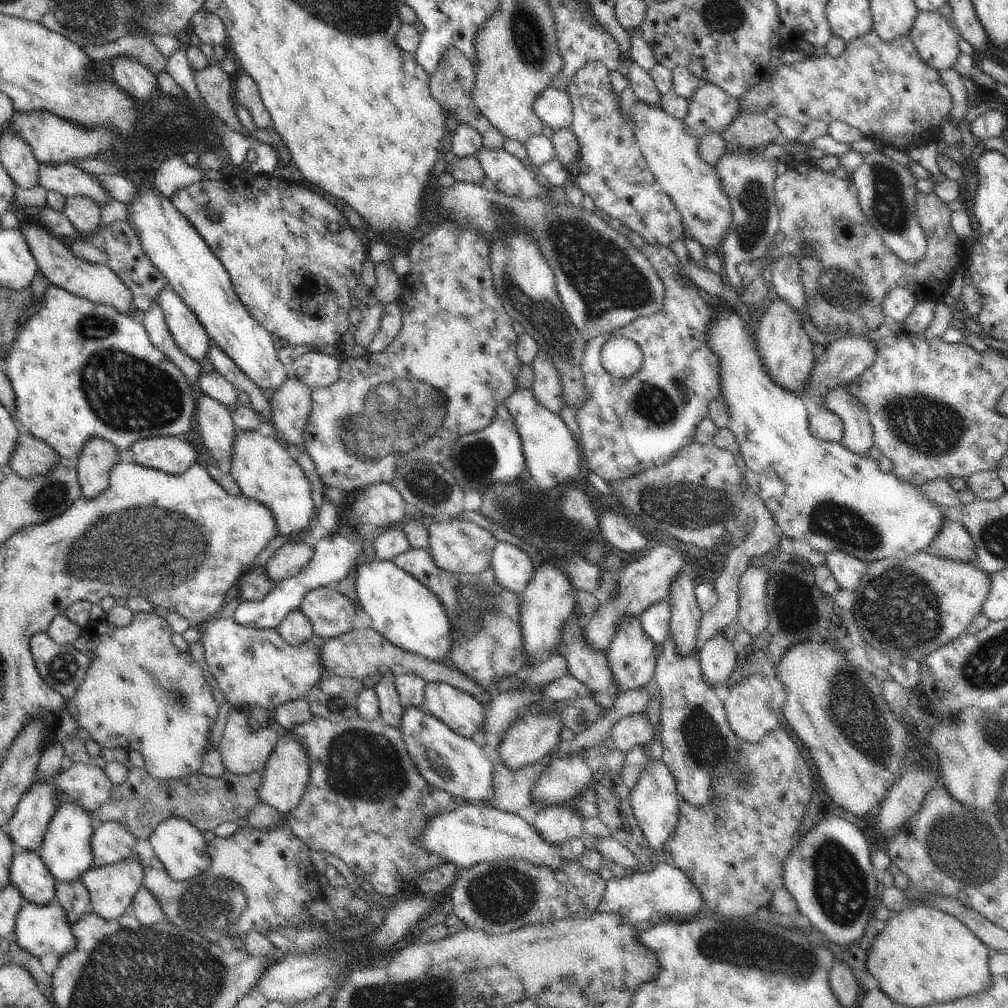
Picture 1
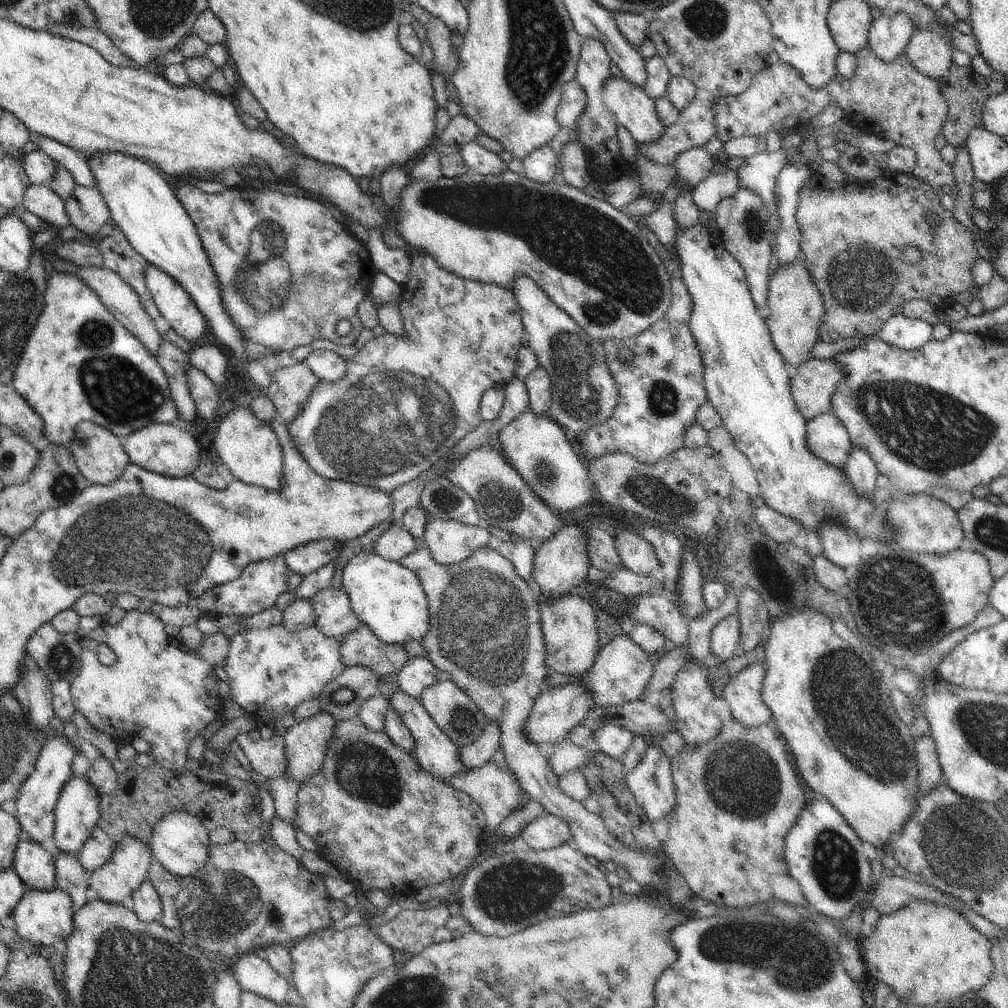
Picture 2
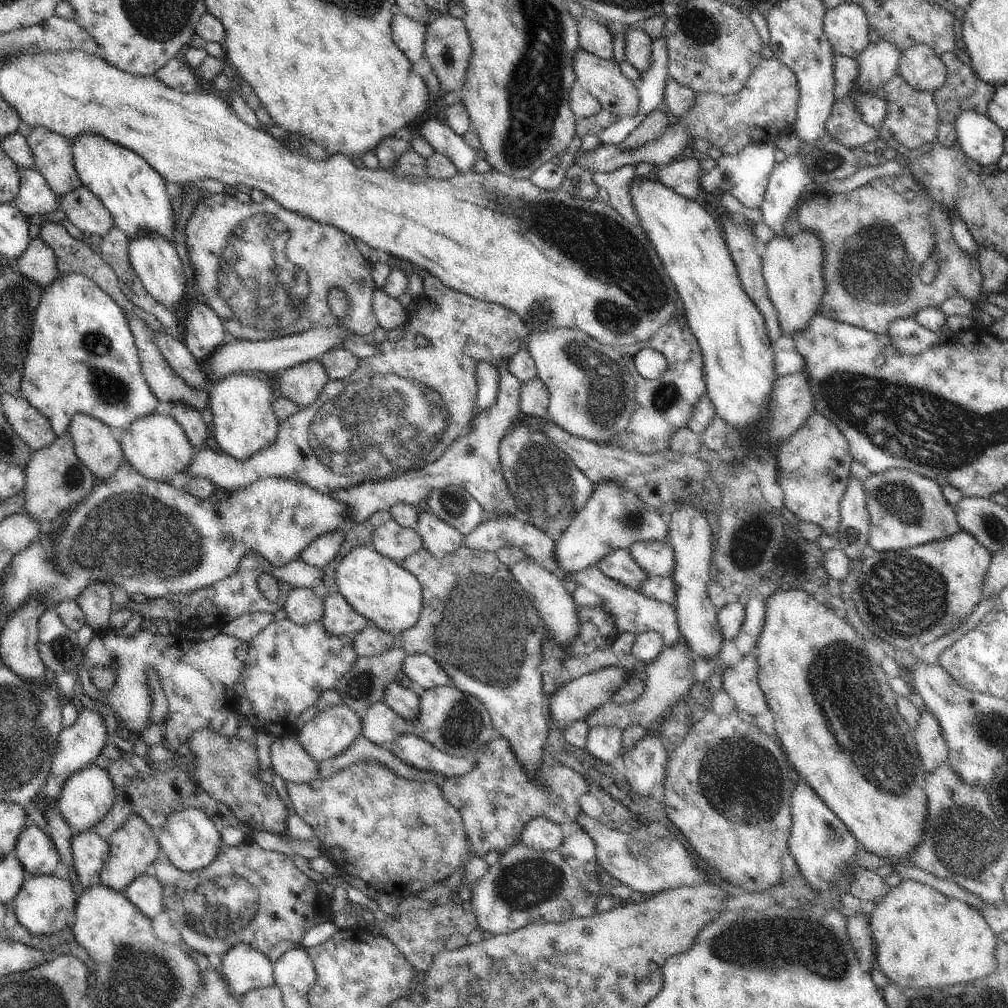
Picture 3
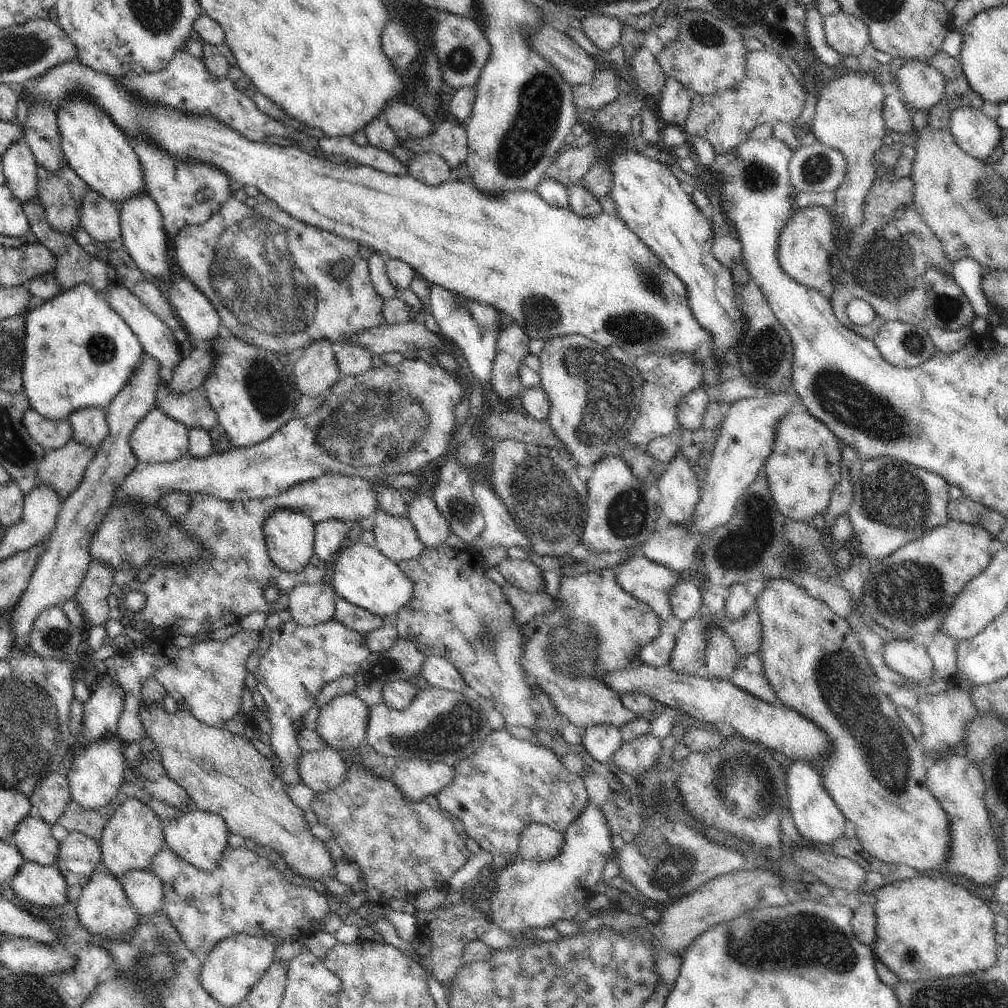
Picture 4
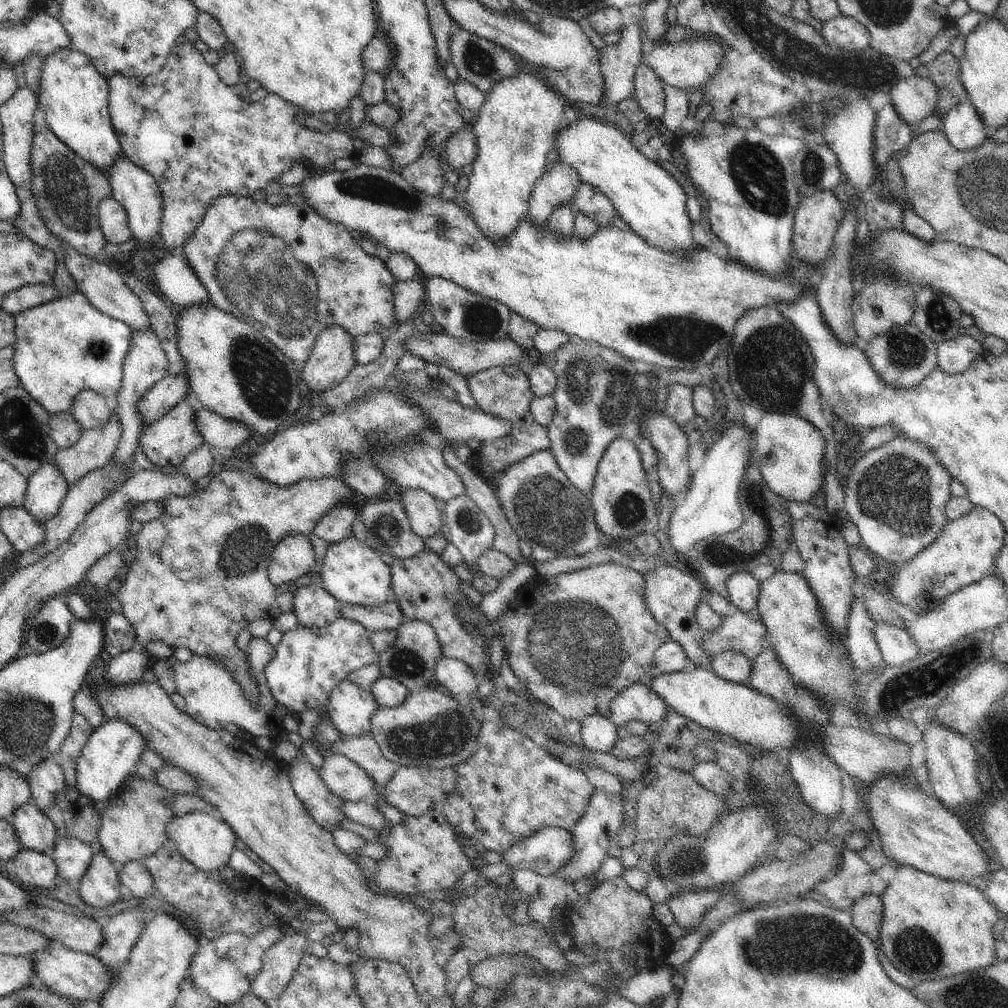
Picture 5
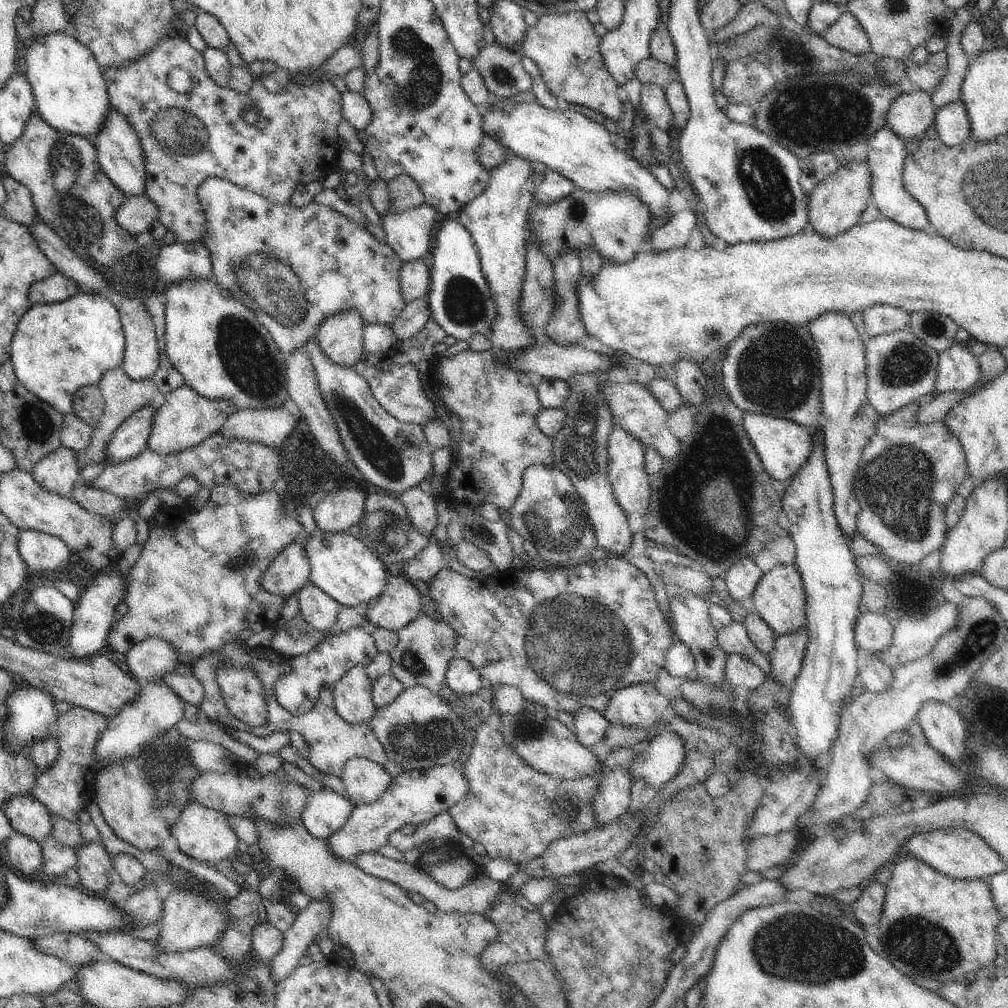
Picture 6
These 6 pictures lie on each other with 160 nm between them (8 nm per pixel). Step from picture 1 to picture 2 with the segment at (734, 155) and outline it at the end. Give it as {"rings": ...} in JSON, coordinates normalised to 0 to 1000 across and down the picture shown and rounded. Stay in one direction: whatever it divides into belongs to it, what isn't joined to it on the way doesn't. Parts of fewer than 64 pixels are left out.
{"rings":[[[733,187],[730,194],[724,194],[712,202],[709,212],[718,246],[738,268],[744,293],[753,309],[752,313],[759,317],[765,312],[762,304],[762,264],[770,237],[769,230],[764,224],[764,210],[754,192],[742,187]]]}

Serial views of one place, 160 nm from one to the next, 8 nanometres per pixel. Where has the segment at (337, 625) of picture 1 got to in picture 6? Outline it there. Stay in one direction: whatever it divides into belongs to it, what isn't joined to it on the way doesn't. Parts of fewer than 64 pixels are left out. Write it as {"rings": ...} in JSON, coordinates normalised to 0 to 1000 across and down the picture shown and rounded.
{"rings":[[[399,568],[386,570],[379,589],[364,605],[363,611],[374,622],[396,626],[407,619],[420,605],[418,589]]]}

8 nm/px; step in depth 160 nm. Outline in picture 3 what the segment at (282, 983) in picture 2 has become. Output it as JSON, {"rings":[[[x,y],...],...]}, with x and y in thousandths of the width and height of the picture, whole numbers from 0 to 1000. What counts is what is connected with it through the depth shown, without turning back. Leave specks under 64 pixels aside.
{"rings":[[[244,936],[228,939],[220,947],[215,963],[234,989],[273,976],[271,954]]]}

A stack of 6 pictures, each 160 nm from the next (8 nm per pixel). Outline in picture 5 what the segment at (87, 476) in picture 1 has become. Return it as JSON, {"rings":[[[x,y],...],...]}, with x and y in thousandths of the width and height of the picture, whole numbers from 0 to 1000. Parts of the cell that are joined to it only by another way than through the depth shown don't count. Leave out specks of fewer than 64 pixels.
{"rings":[[[93,387],[79,389],[68,409],[73,413],[81,429],[101,425],[109,419],[111,413],[111,400],[104,396],[103,393],[95,391]]]}

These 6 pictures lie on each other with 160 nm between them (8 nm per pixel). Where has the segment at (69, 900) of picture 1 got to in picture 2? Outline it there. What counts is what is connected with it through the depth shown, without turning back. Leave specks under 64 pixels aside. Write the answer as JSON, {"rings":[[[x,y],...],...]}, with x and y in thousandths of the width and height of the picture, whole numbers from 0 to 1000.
{"rings":[[[58,845],[55,859],[57,880],[71,891],[71,902],[77,905],[87,896],[85,885],[88,881],[88,868],[76,849],[65,845]]]}

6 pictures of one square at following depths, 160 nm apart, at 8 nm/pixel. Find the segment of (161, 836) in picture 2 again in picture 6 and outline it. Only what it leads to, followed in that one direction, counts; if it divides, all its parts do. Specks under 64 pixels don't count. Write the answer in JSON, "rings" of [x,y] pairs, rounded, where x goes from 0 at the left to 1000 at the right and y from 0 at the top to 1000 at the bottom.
{"rings":[[[190,795],[179,807],[170,828],[175,831],[178,843],[185,849],[194,851],[196,854],[216,856],[222,851],[227,852],[232,849],[236,843],[236,829],[228,820],[224,810],[225,808],[220,805],[206,802],[196,795]]]}

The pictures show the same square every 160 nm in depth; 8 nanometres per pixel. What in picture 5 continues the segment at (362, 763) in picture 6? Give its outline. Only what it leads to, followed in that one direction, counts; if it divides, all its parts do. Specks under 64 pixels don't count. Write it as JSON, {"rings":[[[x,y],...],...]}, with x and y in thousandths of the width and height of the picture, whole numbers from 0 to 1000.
{"rings":[[[323,750],[314,767],[323,778],[323,782],[340,794],[361,795],[365,788],[372,787],[371,772],[365,770],[353,756],[349,756],[343,750]]]}

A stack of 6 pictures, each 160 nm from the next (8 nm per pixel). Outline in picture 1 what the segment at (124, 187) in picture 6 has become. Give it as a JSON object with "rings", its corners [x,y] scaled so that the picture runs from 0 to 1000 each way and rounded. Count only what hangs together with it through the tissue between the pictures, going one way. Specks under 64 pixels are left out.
{"rings":[[[168,285],[158,290],[157,302],[161,306],[165,322],[175,343],[185,353],[199,361],[204,354],[209,336],[192,310]]]}

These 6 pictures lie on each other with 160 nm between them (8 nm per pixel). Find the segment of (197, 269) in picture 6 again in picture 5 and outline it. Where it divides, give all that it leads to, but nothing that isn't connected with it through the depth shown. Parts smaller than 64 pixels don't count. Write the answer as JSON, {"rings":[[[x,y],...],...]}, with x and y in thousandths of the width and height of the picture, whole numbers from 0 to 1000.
{"rings":[[[179,249],[165,253],[153,266],[155,281],[168,300],[179,308],[207,299],[207,293],[194,270]]]}

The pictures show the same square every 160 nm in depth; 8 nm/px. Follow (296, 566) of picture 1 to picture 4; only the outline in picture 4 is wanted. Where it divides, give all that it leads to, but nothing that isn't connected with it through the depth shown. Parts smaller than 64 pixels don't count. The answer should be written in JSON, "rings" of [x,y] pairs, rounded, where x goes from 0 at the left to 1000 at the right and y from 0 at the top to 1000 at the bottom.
{"rings":[[[326,516],[313,520],[313,541],[311,550],[325,560],[338,546],[339,537],[348,525],[348,520],[340,516]]]}

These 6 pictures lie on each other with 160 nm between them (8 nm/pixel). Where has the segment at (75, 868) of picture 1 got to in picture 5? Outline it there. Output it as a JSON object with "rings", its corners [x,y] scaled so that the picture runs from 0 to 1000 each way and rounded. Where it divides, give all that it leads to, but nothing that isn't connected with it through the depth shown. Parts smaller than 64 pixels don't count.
{"rings":[[[116,713],[103,715],[101,720],[94,723],[76,751],[73,764],[77,788],[89,792],[91,799],[109,794],[118,786],[123,774],[139,763],[145,742],[143,732],[129,718]]]}

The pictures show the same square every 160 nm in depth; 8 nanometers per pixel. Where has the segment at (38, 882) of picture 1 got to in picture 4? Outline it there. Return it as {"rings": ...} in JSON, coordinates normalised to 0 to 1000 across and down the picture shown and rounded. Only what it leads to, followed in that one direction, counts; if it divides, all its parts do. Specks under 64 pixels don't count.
{"rings":[[[29,808],[18,817],[10,834],[26,854],[55,858],[59,836],[50,821],[42,811],[33,811]]]}

